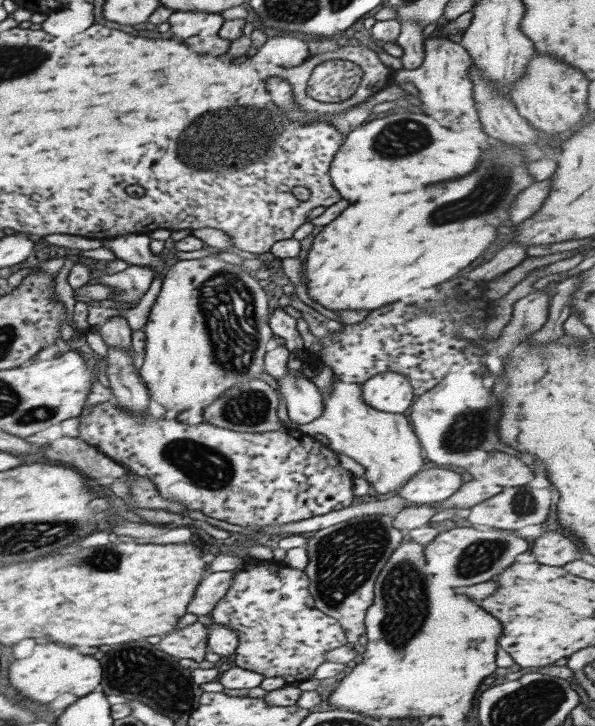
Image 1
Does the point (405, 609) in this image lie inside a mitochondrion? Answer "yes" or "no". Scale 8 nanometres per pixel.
yes

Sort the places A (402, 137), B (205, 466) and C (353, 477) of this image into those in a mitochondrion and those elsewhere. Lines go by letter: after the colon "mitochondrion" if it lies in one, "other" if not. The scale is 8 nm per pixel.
A: mitochondrion
B: mitochondrion
C: other

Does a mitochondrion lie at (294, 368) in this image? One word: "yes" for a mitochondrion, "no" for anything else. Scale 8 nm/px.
no

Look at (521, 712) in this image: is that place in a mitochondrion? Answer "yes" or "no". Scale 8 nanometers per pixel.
yes

